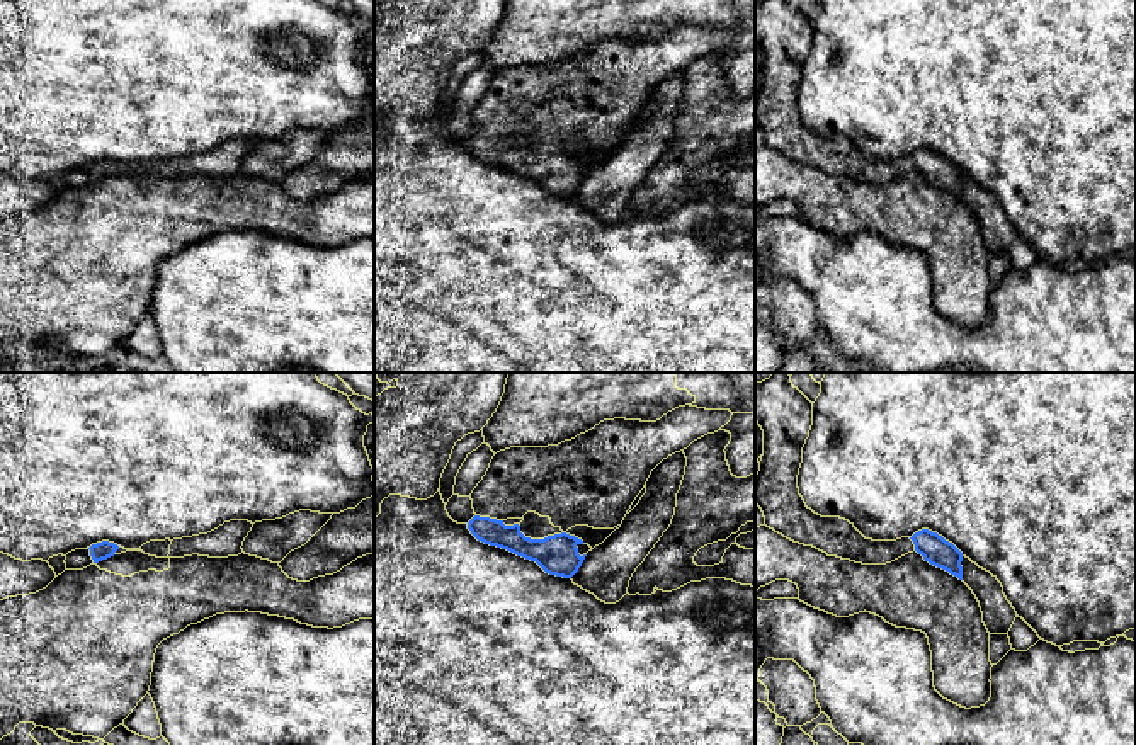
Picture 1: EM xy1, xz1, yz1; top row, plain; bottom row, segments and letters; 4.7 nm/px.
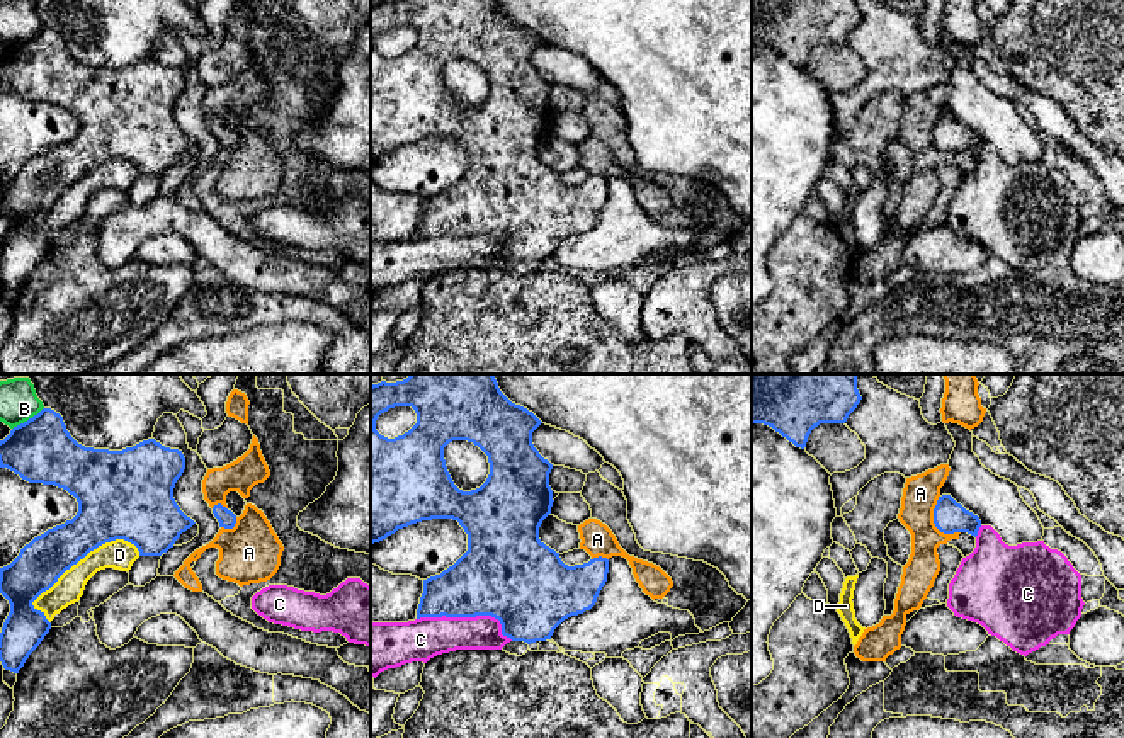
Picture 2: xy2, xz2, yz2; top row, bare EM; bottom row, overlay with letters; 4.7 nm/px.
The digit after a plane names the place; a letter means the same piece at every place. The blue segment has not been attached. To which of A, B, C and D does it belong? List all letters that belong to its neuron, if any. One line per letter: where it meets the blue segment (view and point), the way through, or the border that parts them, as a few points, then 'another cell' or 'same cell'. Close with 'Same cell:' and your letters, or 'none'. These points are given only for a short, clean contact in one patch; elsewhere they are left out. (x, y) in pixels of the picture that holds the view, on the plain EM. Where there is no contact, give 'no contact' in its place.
A: yz2 (934, 141) | another cell
B: xy2 (29, 38) | along xy2 (43, 26), (12, 48) | another cell
C: xz2 (470, 235) | another cell
D: xy2 (84, 175) | another cell
Same cell: none

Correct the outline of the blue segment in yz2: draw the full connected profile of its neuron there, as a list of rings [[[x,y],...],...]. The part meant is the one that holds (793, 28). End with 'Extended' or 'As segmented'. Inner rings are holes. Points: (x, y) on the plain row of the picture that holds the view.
[[[752,0],[752,43],[769,44],[804,68],[815,46],[845,43],[860,19],[857,0]]]. As segmented

